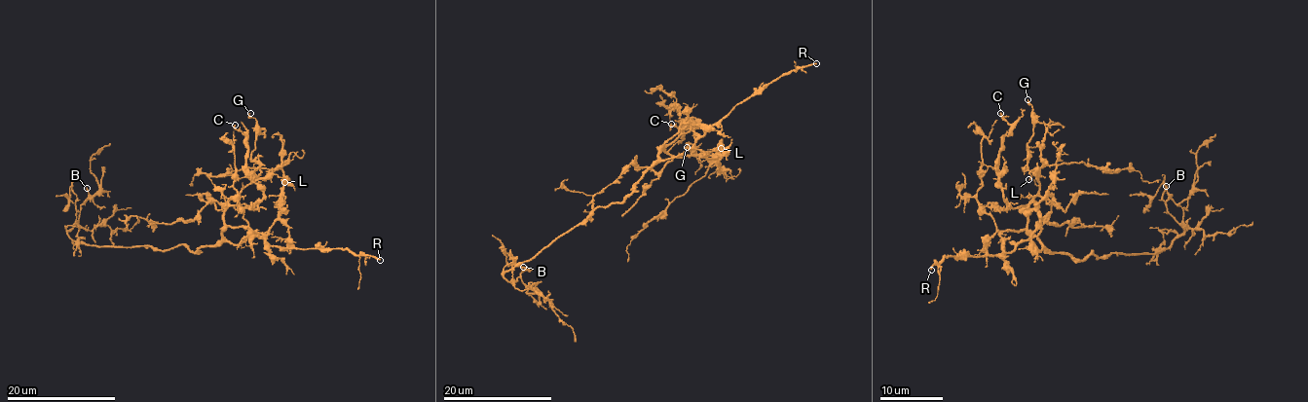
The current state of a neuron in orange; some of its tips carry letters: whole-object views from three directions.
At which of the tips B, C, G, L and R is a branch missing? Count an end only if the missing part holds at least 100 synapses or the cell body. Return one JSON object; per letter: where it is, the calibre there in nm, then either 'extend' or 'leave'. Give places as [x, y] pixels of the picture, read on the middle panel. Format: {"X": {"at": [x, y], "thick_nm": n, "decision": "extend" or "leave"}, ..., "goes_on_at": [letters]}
{"B": {"at": [523, 267], "thick_nm": 150, "decision": "leave"}, "C": {"at": [671, 124], "thick_nm": 140, "decision": "leave"}, "G": {"at": [687, 147], "thick_nm": 240, "decision": "leave"}, "L": {"at": [721, 148], "thick_nm": 140, "decision": "leave"}, "R": {"at": [816, 63], "thick_nm": 200, "decision": "extend"}, "goes_on_at": ["R"]}

